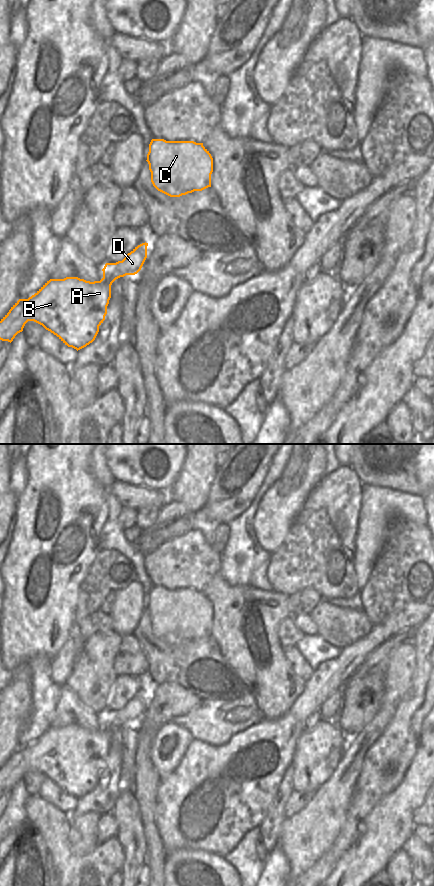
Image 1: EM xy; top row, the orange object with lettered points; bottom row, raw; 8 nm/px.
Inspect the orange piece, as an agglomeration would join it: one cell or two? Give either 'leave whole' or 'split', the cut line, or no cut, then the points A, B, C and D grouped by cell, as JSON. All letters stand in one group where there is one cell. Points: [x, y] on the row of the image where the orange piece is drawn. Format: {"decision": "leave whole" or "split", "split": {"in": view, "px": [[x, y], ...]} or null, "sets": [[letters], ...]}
{"decision": "leave whole", "split": null, "sets": [["A", "B", "C", "D"]]}

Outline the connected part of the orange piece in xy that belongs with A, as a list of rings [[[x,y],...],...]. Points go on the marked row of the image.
[[[142,243],[122,261],[106,263],[100,281],[90,282],[78,277],[50,279],[28,299],[19,299],[1,319],[0,340],[11,343],[15,336],[23,331],[28,321],[34,321],[56,335],[68,347],[77,351],[86,347],[95,340],[99,326],[105,320],[112,283],[120,277],[135,275],[141,270],[147,258],[147,246],[148,243]]]

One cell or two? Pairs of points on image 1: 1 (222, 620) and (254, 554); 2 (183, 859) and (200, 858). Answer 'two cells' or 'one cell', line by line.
1: two cells
2: one cell

